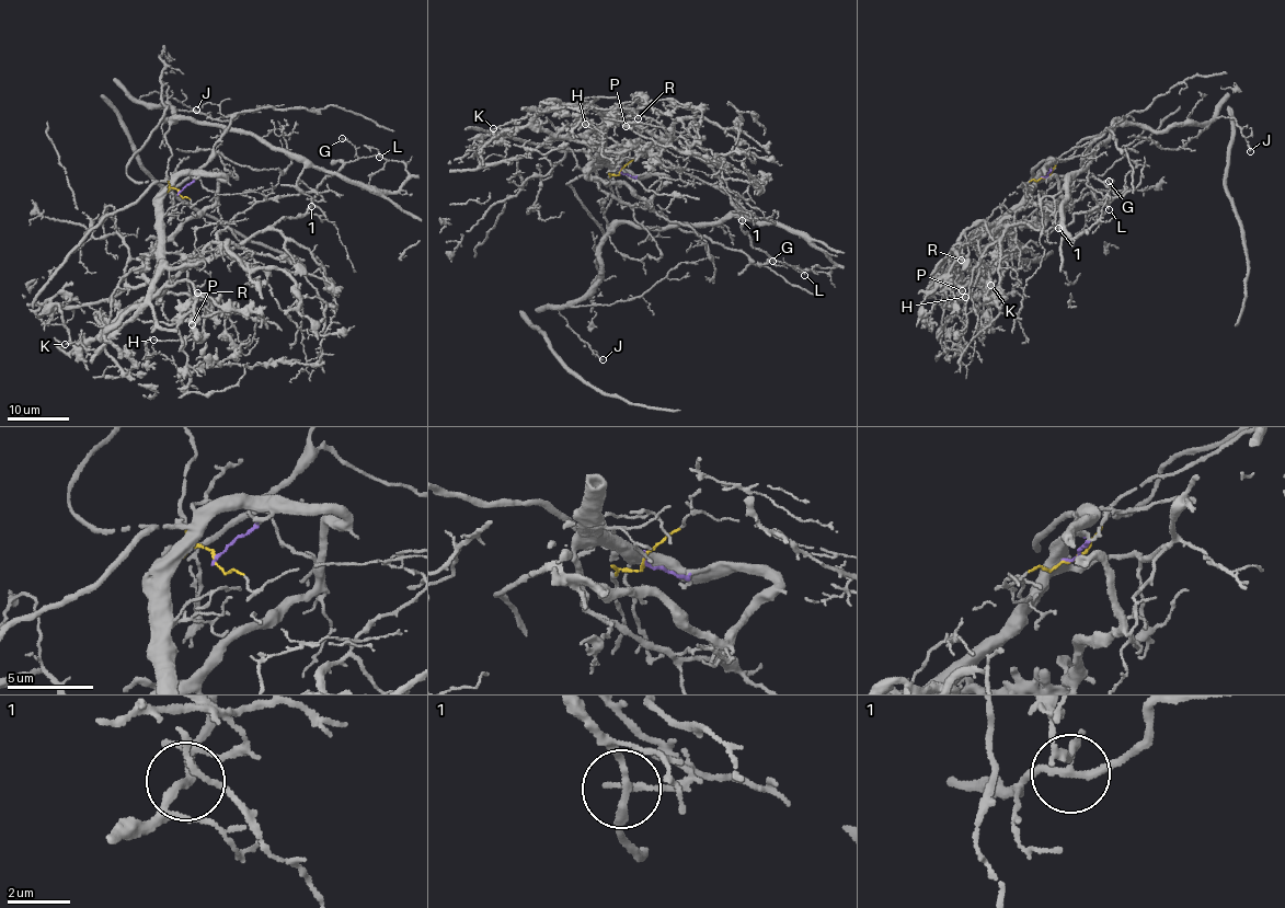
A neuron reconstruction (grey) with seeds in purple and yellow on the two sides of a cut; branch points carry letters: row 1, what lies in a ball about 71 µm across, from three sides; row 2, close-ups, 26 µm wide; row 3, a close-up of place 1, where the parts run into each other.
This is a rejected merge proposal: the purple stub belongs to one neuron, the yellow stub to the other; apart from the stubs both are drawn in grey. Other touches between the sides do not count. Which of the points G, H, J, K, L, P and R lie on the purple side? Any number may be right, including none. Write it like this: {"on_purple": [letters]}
{"on_purple": ["G", "H", "K", "L", "P", "R"]}

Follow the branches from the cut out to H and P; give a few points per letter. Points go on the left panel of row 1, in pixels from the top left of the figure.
H: (179, 193), (192, 175), (163, 199), (158, 241), (168, 284), (190, 282), (195, 296), (182, 347), (153, 340)
P: (179, 193), (192, 175), (163, 199), (158, 241), (168, 284), (190, 282), (195, 296), (180, 346), (192, 323)

